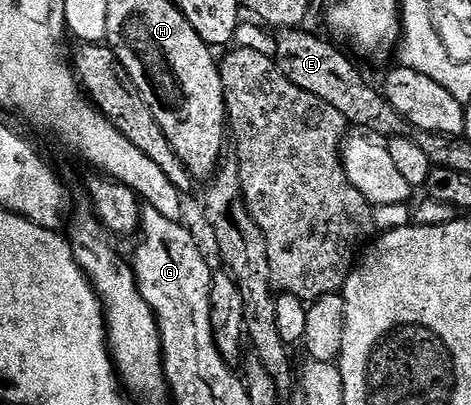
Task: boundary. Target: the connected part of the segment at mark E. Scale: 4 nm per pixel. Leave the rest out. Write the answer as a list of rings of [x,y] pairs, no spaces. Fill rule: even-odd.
[[[286,27],[277,30],[274,35],[274,58],[278,69],[298,89],[306,89],[306,93],[314,93],[314,97],[326,101],[326,105],[338,109],[342,117],[347,119],[353,128],[369,127],[376,137],[400,137],[405,134],[404,119],[390,105],[390,101],[379,90],[368,84],[368,79],[352,64],[352,59],[344,51],[339,51],[332,43],[319,39],[316,35],[304,31],[300,27]]]

